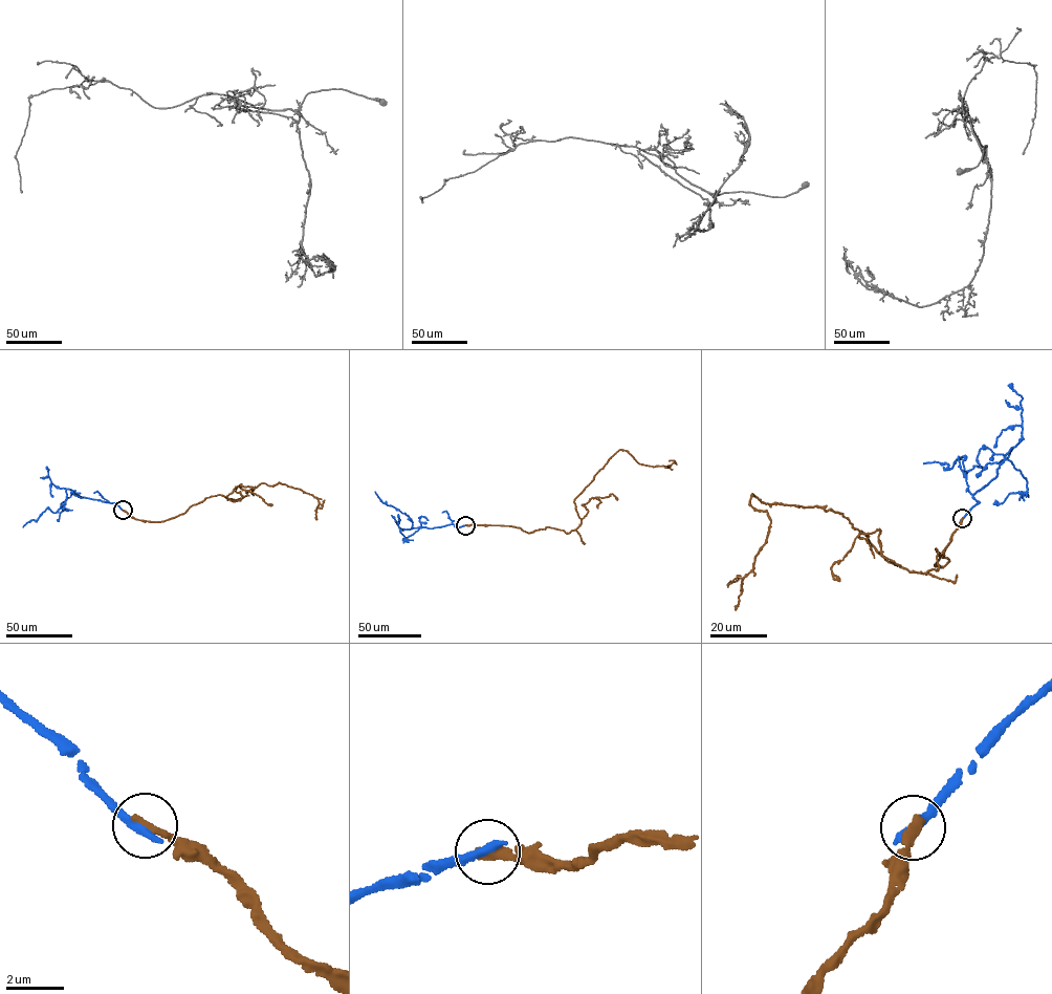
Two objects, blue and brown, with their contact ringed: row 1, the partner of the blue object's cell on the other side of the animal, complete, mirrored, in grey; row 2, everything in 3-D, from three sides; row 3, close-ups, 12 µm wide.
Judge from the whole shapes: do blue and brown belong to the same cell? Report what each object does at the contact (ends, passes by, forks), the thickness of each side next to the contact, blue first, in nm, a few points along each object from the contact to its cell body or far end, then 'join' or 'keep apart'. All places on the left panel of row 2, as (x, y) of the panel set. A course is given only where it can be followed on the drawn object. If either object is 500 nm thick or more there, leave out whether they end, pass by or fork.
blue ends | brown ends | 360/340 nm | blue via (123, 510), (113, 502), (82, 497), (66, 489), (65, 502), (57, 512), (46, 509), (37, 520), (23, 526) | brown via (123, 510), (163, 521), (213, 496), (240, 500), (227, 497), (237, 487), (279, 482), (316, 497), (316, 520) | keep apart

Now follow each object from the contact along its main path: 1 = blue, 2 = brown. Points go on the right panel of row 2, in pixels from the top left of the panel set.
1: (962, 518), (1012, 448), (998, 462), (966, 472), (963, 456), (949, 469), (923, 463)
2: (962, 518), (935, 566), (948, 561), (935, 548), (924, 574), (838, 513), (752, 494), (771, 521), (735, 610)

